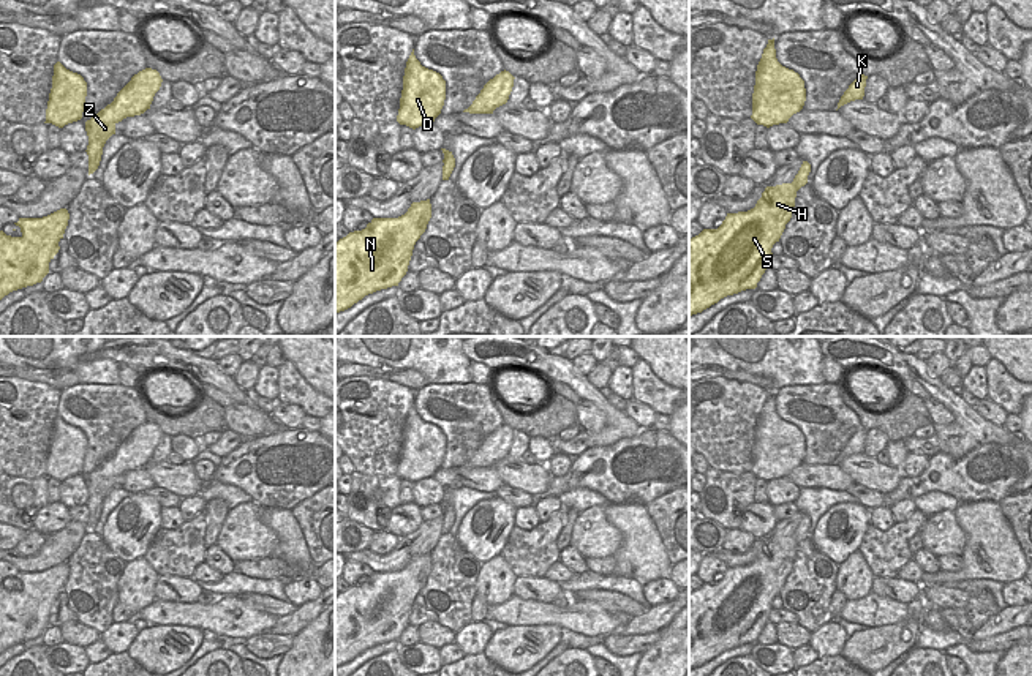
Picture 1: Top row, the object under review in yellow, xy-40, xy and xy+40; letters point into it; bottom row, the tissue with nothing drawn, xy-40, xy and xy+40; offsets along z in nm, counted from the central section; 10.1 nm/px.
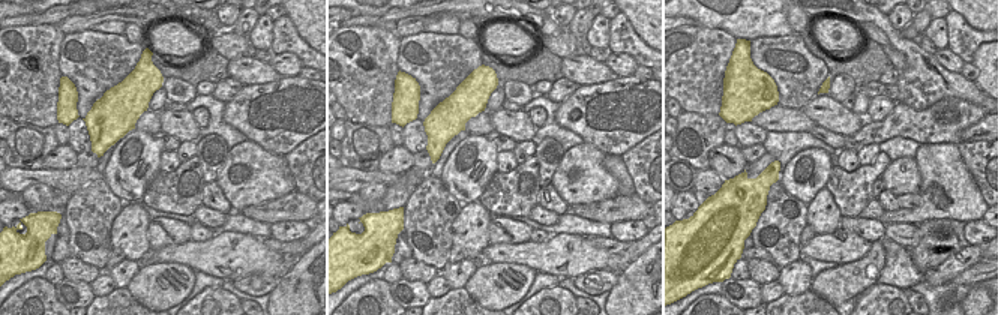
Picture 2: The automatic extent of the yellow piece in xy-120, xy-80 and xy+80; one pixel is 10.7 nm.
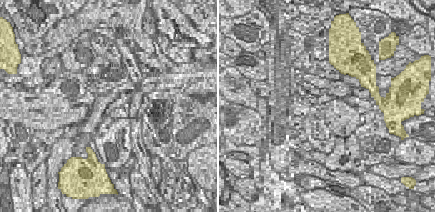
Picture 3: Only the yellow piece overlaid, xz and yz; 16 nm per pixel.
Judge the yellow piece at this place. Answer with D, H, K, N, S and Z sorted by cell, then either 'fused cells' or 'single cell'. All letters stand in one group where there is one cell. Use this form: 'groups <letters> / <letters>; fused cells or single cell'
groups D H K N S Z; single cell

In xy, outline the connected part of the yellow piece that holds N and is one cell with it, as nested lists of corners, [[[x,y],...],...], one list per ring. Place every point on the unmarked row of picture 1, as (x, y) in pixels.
[[[430,553],[412,556],[398,572],[373,572],[365,583],[349,586],[335,597],[335,668],[365,649],[398,640],[408,625],[416,595],[431,572]]]

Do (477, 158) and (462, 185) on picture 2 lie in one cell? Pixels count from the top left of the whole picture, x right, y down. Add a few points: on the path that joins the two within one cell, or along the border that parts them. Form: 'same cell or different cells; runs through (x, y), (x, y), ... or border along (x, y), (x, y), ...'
same cell; runs through (474, 164), (465, 173), (465, 179)

